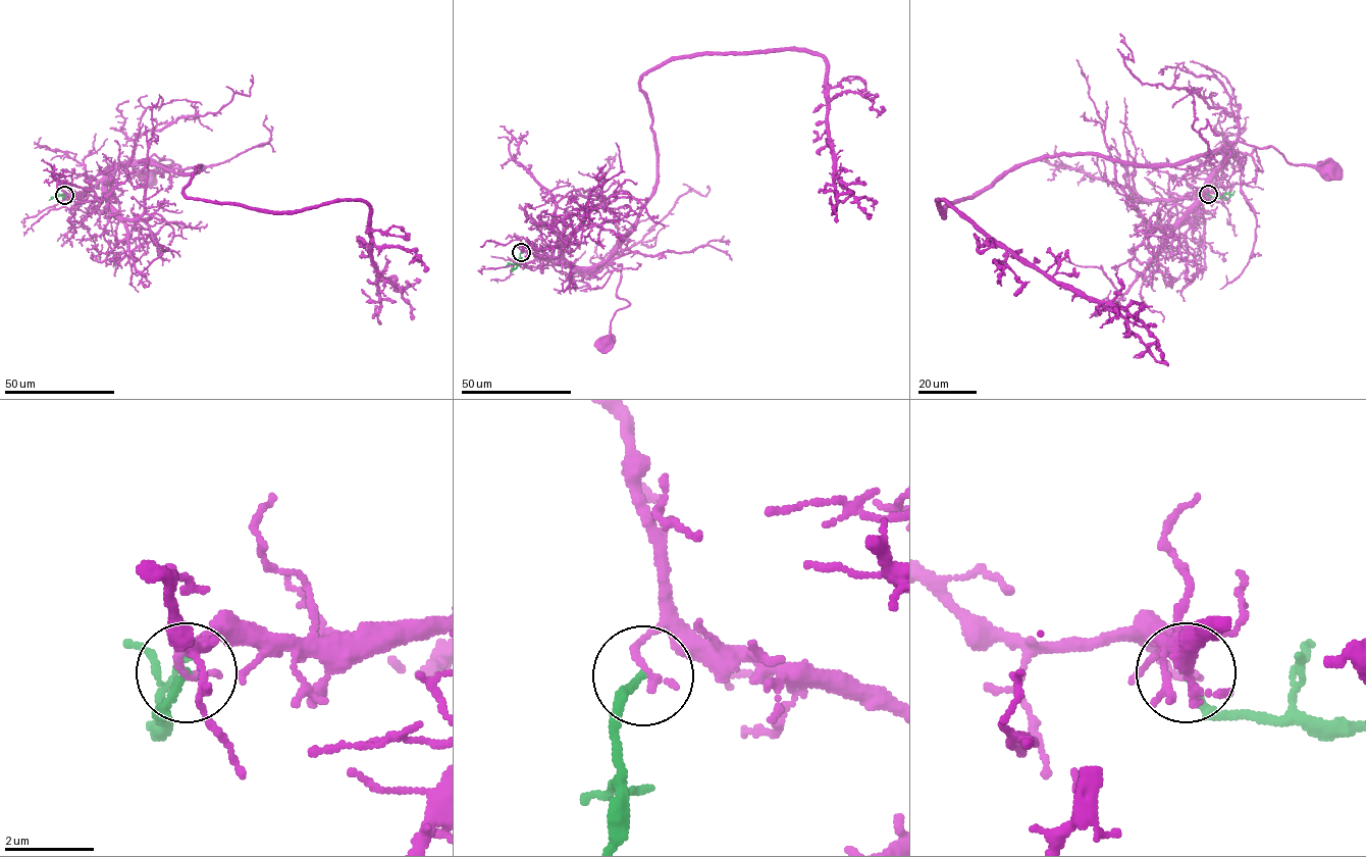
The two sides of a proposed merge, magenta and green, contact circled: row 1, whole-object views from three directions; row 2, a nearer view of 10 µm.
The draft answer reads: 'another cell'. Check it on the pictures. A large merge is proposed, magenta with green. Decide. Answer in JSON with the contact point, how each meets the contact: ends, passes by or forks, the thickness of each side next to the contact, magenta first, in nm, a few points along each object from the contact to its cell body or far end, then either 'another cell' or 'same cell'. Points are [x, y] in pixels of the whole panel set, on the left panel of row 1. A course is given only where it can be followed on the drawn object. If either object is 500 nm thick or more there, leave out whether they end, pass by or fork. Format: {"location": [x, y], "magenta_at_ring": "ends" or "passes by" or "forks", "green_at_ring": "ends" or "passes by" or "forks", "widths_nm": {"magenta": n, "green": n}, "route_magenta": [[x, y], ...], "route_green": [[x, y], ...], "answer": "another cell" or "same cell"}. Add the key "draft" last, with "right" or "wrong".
{"location": [64, 195], "magenta_at_ring": "ends", "green_at_ring": "ends", "widths_nm": {"magenta": 170, "green": 170}, "route_magenta": [[64, 196], [93, 188], [122, 166], [155, 154], [163, 156], [160, 160], [172, 162], [148, 177]], "route_green": [[64, 196], [57, 195], [49, 200]], "answer": "another cell", "draft": "right"}

